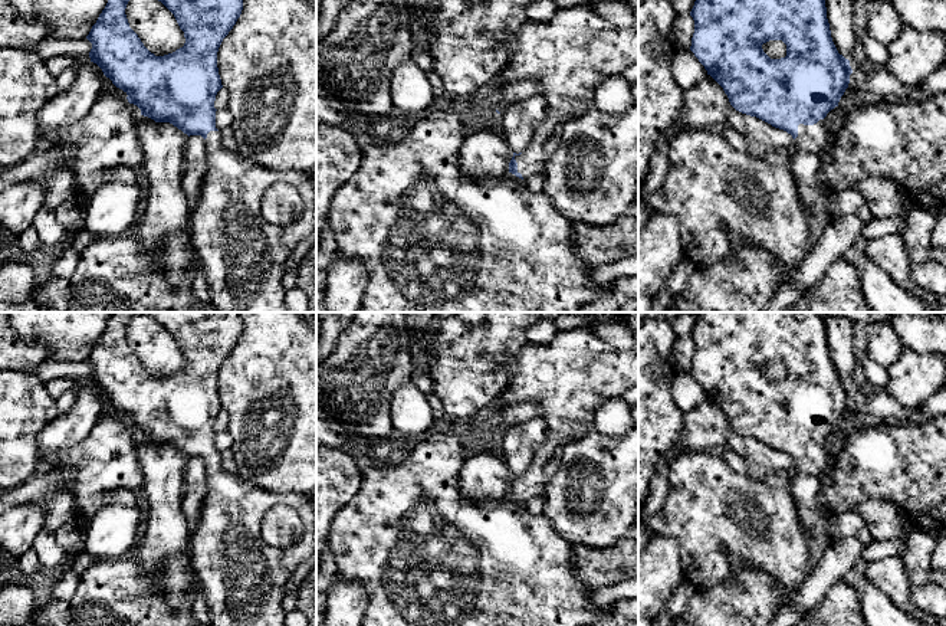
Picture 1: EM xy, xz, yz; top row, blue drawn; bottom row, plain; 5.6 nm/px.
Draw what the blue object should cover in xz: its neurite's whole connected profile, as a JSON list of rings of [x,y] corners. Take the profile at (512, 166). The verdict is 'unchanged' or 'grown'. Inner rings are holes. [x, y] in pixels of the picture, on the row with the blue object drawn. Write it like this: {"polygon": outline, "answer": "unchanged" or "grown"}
{"polygon": [[[575,6],[558,9],[549,22],[526,22],[520,26],[518,36],[508,42],[509,59],[493,82],[510,85],[520,81],[535,81],[541,85],[541,95],[548,104],[545,119],[535,128],[528,147],[516,154],[509,163],[509,173],[528,181],[536,178],[549,160],[543,150],[546,141],[569,119],[582,115],[592,108],[594,94],[605,79],[621,75],[628,66],[638,63],[638,20],[633,26],[615,26],[592,9]]], "answer": "grown"}

